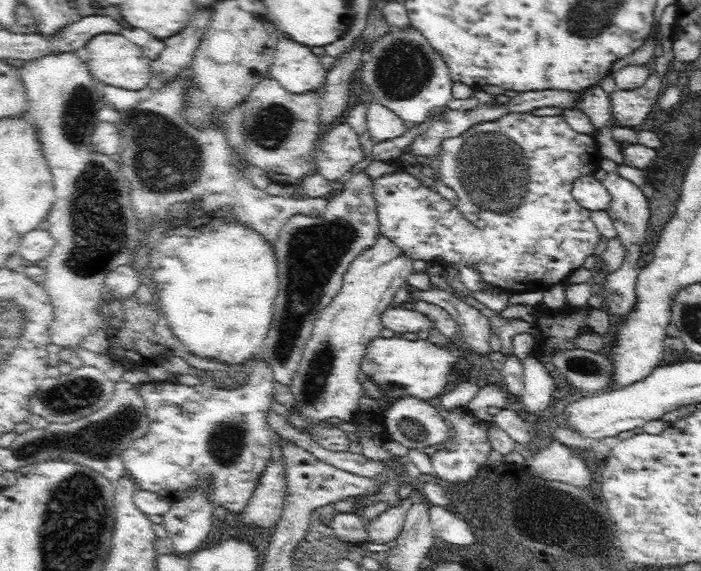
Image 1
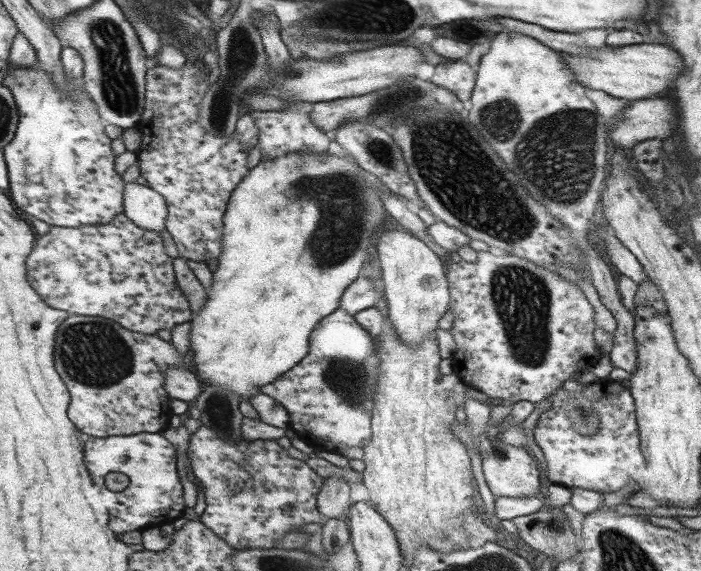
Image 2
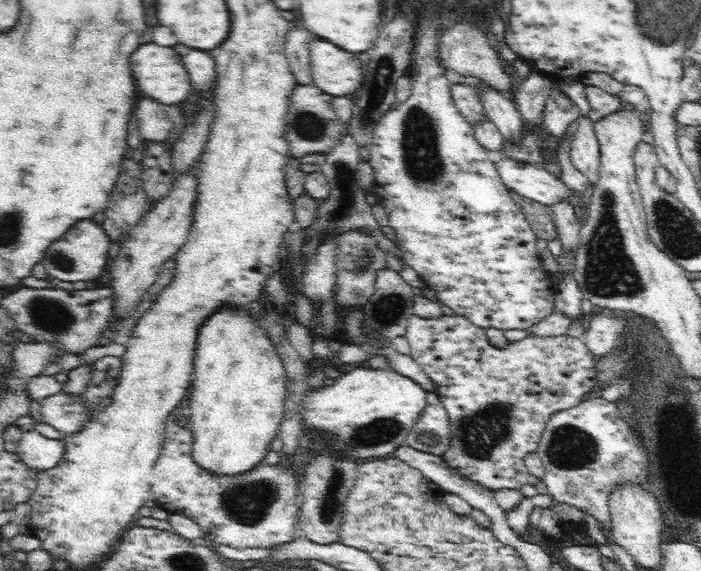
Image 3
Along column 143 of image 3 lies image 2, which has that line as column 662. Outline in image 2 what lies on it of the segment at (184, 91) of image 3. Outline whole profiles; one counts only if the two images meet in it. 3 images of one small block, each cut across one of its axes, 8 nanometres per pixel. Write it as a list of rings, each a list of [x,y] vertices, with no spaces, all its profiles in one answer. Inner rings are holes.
[[[630,44],[622,47],[602,46],[602,48],[592,49],[588,55],[580,53],[562,54],[572,68],[576,68],[576,76],[584,80],[584,85],[592,90],[602,90],[606,94],[611,94],[626,100],[650,99],[652,92],[660,94],[666,92],[672,84],[672,80],[678,76],[678,64],[682,70],[682,60],[678,54],[662,44]]]

